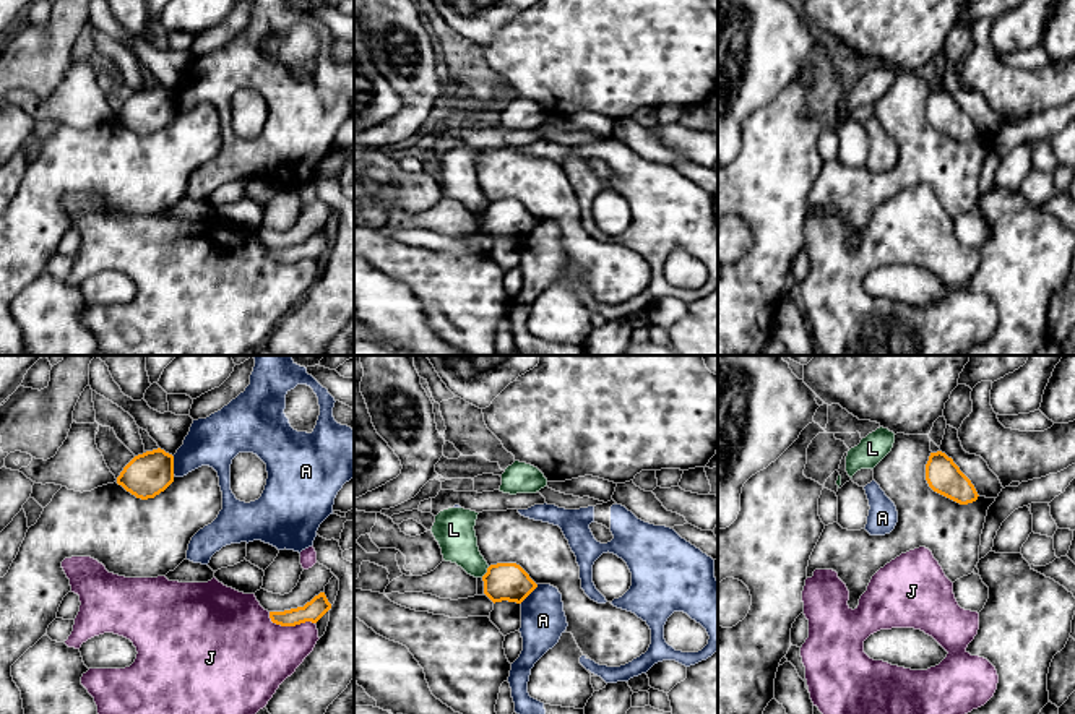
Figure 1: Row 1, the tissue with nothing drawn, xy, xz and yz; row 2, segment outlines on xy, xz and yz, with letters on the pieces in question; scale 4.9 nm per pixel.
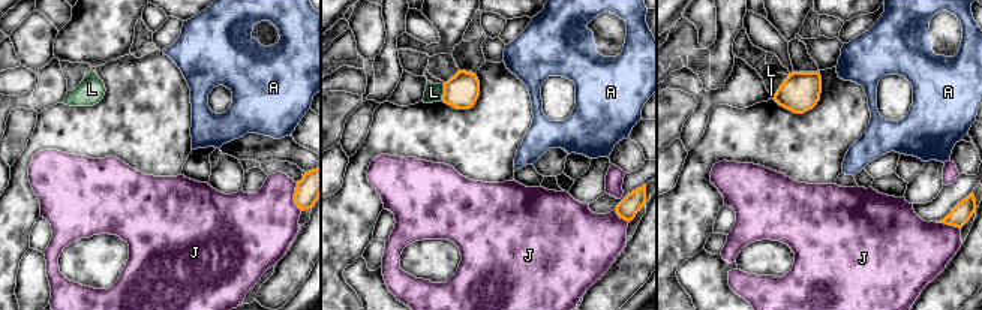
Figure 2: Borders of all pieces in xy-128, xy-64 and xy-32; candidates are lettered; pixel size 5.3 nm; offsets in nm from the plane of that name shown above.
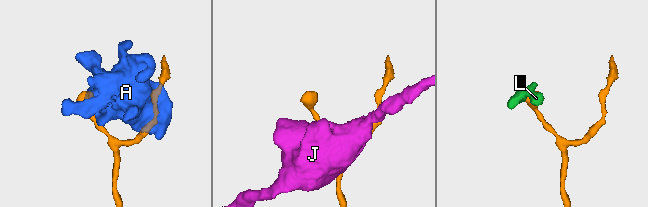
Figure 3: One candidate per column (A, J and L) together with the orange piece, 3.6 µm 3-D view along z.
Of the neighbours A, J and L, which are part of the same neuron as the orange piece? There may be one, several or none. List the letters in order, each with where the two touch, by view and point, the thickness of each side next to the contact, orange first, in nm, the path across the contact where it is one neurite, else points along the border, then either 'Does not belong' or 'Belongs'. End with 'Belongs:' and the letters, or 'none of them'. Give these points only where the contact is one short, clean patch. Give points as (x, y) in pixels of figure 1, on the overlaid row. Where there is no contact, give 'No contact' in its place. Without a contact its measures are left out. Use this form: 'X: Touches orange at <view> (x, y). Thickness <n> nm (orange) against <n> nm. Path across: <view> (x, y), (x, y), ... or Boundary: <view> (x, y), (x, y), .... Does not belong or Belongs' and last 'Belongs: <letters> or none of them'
A: Touches orange at xy (172, 466). Thickness 220 nm (orange) against 240 nm. Does not belong
J: Touches orange at xy (289, 625). Thickness 100 nm (orange) against 400 nm. Does not belong
L: Touches orange at xz (487, 572). Thickness 190 nm (orange) against 190 nm. Boundary: xz (489, 567), (481, 576). Does not belong
Belongs: none of them

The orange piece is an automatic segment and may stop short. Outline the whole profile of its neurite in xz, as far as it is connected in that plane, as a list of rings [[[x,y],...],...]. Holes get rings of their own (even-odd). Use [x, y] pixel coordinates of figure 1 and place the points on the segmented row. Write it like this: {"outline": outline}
{"outline": [[[497,563],[482,576],[484,594],[495,604],[502,600],[521,604],[538,584],[516,563]]]}

